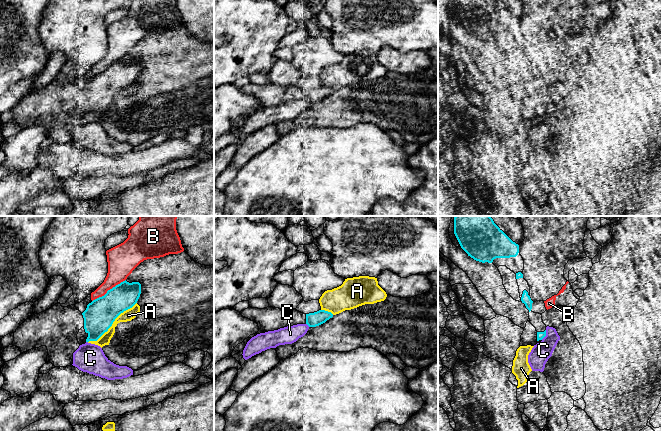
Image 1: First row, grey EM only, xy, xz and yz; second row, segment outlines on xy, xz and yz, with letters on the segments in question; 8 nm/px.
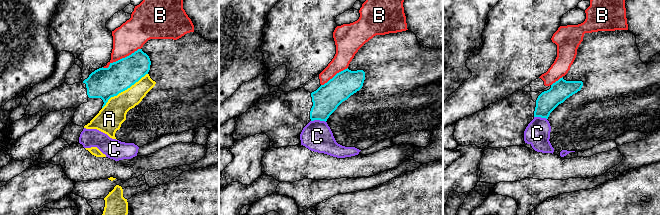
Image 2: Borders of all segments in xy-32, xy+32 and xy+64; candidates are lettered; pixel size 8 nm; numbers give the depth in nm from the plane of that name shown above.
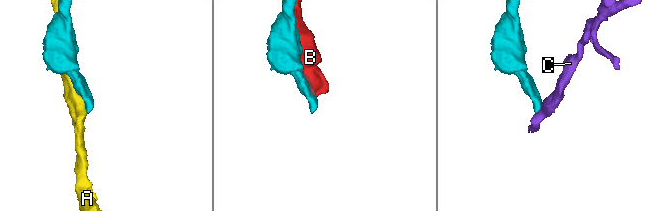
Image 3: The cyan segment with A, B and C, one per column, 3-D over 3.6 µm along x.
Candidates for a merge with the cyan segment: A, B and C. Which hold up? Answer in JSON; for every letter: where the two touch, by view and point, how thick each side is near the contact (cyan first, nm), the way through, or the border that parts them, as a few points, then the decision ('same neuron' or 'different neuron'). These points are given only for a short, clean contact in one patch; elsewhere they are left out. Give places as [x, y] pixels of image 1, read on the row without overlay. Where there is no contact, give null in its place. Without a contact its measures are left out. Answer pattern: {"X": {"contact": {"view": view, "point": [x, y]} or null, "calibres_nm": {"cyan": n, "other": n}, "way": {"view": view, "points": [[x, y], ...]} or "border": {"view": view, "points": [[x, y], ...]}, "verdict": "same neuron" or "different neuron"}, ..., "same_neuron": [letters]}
{"A": {"contact": {"view": "xy", "point": [112, 99]}, "calibres_nm": {"cyan": 240, "other": 90}, "verdict": "different neuron"}, "B": {"contact": {"view": "xy", "point": [108, 66]}, "calibres_nm": {"cyan": 240, "other": 220}, "verdict": "different neuron"}, "C": {"contact": {"view": "yz", "point": [545, 111]}, "calibres_nm": {"cyan": 60, "other": 160}, "verdict": "different neuron"}, "same_neuron": []}

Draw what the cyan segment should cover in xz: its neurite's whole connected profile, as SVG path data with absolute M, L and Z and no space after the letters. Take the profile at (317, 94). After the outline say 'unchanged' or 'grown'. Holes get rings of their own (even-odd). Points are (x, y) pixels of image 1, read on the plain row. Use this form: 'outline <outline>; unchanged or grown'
outline M249 83L241 87L240 90L243 93L256 98L259 103L259 107L257 109L250 111L242 119L238 120L230 131L231 133L235 134L241 142L246 137L242 131L243 126L247 118L257 110L274 107L297 100L307 100L309 103L316 103L333 93L331 88L325 86L304 90L296 85L285 86L273 83L267 83L264 85Z; grown

